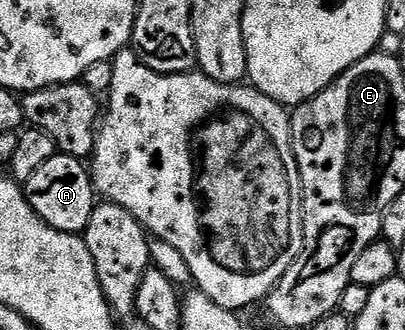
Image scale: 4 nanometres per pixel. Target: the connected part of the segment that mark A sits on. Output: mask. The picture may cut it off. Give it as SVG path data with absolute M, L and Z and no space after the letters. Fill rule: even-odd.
M57 152L30 180L23 183L24 195L28 198L30 208L38 212L50 228L58 228L58 232L83 235L90 224L92 210L98 205L98 195L92 185L89 167L83 161L69 154Z

